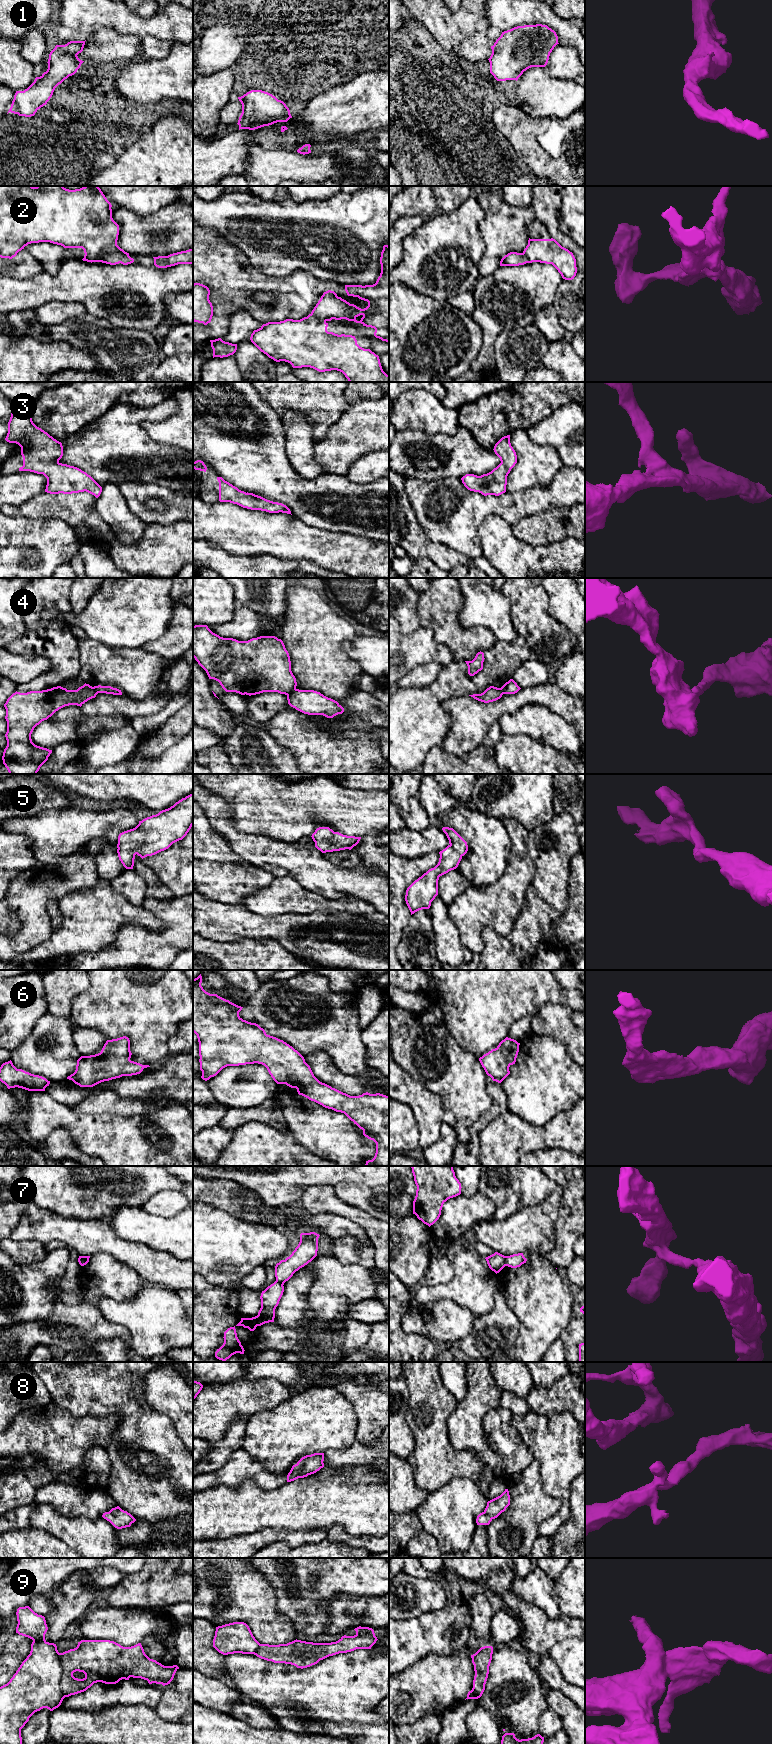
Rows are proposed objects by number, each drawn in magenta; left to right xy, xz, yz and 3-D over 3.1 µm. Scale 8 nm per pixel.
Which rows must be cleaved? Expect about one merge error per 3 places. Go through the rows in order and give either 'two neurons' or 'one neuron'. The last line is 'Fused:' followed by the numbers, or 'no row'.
1: one neuron
2: one neuron
3: one neuron
4: two neurons
5: one neuron
6: one neuron
7: two neurons
8: one neuron
9: two neurons
Fused: 4, 7, 9

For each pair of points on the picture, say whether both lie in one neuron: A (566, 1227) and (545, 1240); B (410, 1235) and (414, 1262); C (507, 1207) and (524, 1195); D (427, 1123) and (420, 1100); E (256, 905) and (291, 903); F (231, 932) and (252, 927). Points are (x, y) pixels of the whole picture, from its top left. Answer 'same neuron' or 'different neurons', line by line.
A: different neurons
B: same neuron
C: same neuron
D: same neuron
E: same neuron
F: same neuron

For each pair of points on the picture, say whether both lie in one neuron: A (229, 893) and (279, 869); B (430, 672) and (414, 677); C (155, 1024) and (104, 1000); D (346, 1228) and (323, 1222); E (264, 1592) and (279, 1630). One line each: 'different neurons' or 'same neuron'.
A: different neurons
B: same neuron
C: same neuron
D: same neuron
E: same neuron

